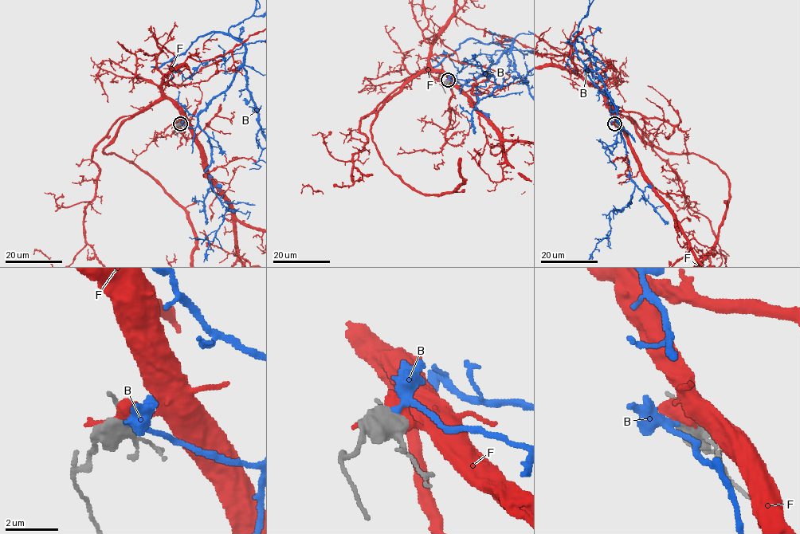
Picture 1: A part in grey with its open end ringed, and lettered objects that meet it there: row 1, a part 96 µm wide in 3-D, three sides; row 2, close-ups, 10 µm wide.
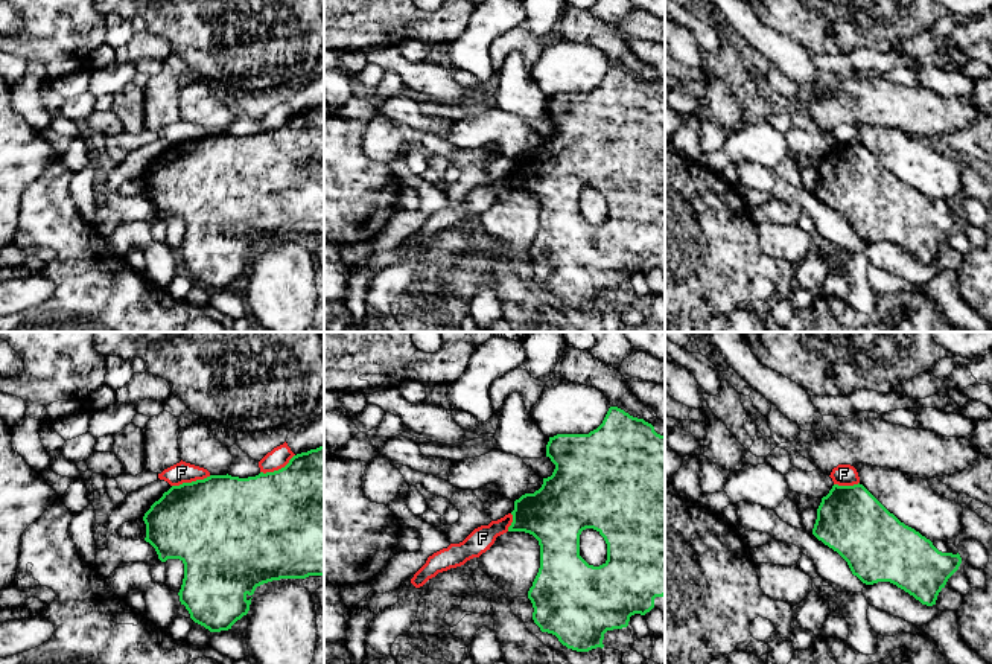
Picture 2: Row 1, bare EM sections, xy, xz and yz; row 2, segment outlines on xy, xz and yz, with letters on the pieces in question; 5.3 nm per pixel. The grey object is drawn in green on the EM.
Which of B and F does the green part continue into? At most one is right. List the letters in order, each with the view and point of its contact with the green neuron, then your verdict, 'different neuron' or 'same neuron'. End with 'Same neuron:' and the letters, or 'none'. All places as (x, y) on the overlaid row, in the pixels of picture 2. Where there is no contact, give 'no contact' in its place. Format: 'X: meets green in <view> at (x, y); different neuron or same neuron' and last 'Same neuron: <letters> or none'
B: no contact; same neuron
F: meets green in xy at (192, 482); different neuron
Same neuron: B

